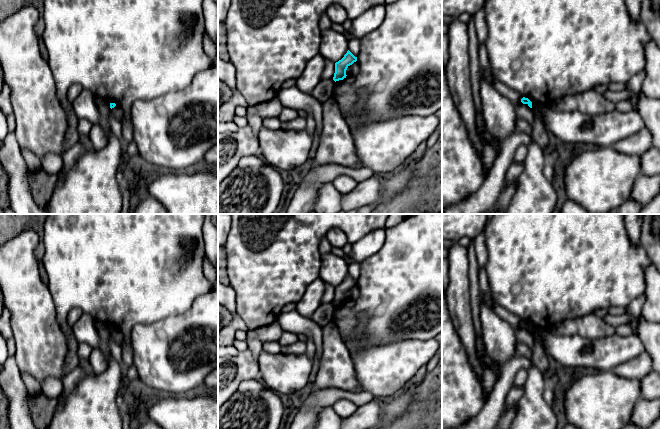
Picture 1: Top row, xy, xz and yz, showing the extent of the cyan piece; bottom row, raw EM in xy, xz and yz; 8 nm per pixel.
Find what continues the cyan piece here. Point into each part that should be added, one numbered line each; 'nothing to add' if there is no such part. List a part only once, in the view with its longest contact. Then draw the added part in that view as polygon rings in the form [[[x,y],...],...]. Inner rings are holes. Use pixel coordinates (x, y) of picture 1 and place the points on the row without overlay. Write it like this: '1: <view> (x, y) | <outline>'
nothing to add

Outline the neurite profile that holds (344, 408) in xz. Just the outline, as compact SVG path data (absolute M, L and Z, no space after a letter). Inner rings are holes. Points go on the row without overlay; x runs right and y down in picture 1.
M340 399L331 406L334 411L342 418L351 416L358 408L358 405L348 399Z

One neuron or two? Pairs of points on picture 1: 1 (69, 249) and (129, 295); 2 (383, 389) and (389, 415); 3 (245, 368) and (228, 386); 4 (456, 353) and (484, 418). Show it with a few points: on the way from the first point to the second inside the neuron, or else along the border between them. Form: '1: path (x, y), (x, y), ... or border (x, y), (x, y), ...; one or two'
1: path (84, 256), (103, 275), (109, 275), (114, 280); one
2: border (403, 388), (393, 395), (375, 398); two
3: path (241, 372), (232, 382); one
4: border (485, 403), (470, 418); two

